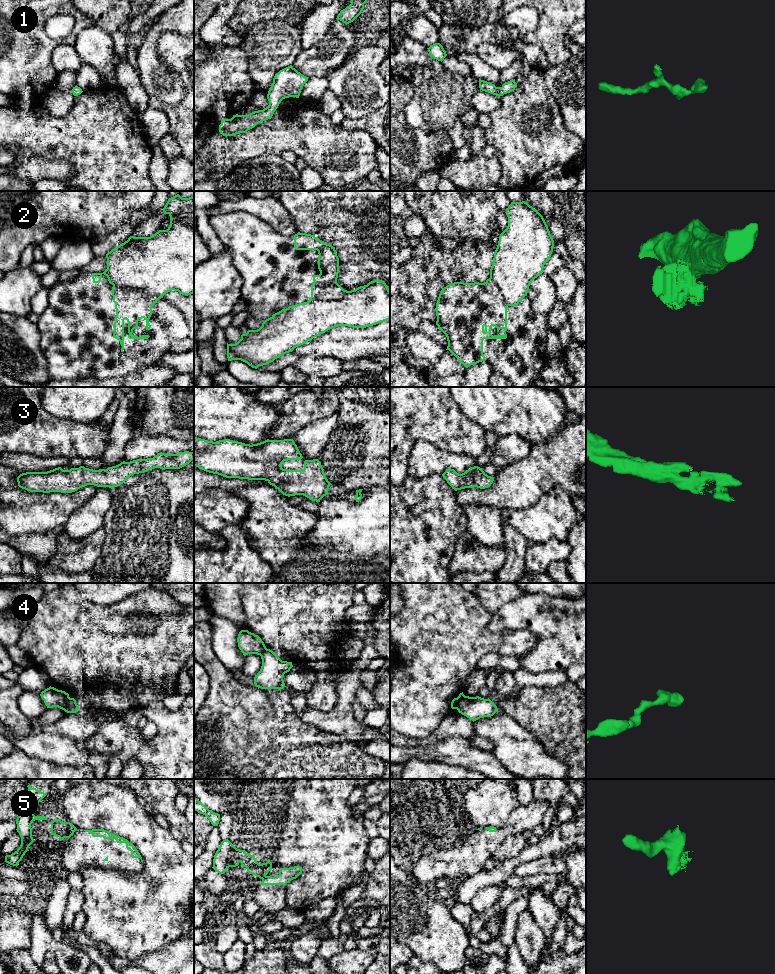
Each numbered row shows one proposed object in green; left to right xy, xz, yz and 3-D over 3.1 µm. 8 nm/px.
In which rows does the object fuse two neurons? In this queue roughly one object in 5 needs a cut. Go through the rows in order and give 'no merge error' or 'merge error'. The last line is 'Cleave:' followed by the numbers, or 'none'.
1: no merge error
2: no merge error
3: no merge error
4: merge error
5: merge error
Cleave: 4, 5

